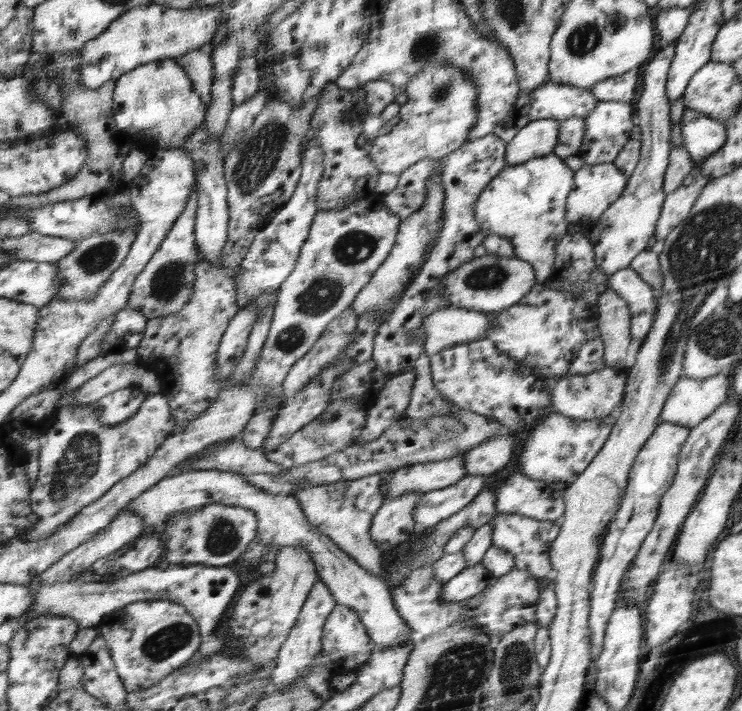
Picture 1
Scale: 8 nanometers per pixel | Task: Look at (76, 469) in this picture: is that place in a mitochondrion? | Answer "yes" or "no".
yes

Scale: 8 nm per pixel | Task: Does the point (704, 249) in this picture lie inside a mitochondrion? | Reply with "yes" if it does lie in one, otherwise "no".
yes

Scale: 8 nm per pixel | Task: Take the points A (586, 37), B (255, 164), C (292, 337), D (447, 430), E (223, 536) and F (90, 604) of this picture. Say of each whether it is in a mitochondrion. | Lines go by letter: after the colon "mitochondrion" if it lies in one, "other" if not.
A: mitochondrion
B: mitochondrion
C: mitochondrion
D: mitochondrion
E: mitochondrion
F: other

